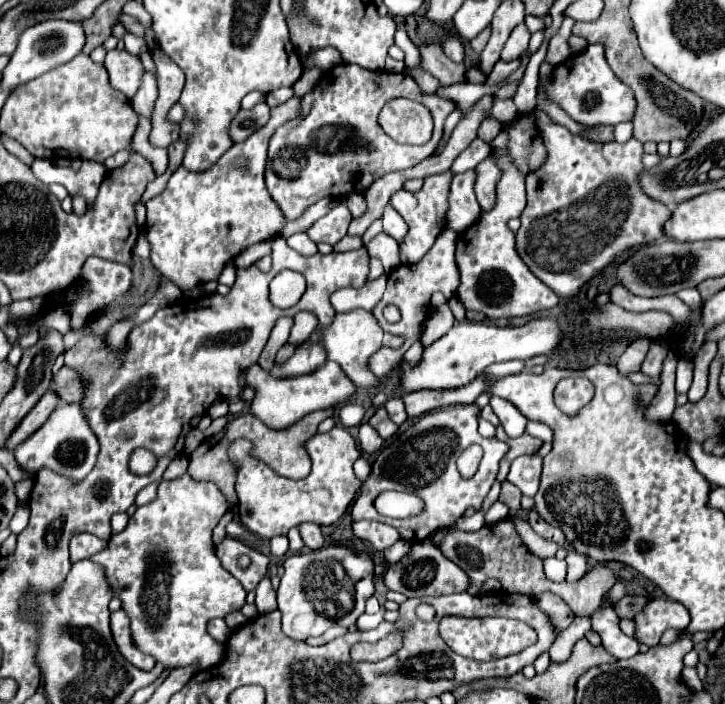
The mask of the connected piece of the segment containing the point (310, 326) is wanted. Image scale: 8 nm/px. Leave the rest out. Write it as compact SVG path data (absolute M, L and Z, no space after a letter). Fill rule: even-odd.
M299 311L293 319L295 319L295 323L293 323L293 329L291 329L291 335L289 335L289 343L301 345L303 341L309 339L309 335L315 331L319 321L311 311Z

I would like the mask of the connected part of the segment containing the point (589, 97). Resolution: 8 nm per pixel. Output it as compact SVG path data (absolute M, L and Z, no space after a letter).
M589 45L579 55L571 55L567 61L557 65L547 79L539 79L539 87L545 91L549 101L557 103L581 125L617 125L621 121L631 121L633 117L633 91L629 91L629 87L609 69L601 45Z

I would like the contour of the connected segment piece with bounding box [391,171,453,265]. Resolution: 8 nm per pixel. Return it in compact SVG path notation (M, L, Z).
M441 173L441 175L433 175L429 179L425 179L423 189L421 189L421 201L419 201L419 209L417 209L417 193L409 193L409 191L397 191L391 197L391 205L395 207L395 211L405 219L405 223L409 225L409 235L400 243L400 259L401 264L413 265L417 263L435 243L437 235L445 229L445 199L447 199L447 191L449 191L449 179L453 177L453 173Z

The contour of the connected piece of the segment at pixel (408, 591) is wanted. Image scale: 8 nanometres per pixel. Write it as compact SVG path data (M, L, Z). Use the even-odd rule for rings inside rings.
M429 539L421 543L413 543L411 551L397 563L389 565L383 577L387 589L403 593L407 597L425 597L425 595L447 595L447 593L463 593L469 589L471 581L463 569L441 555L439 547L433 545Z

